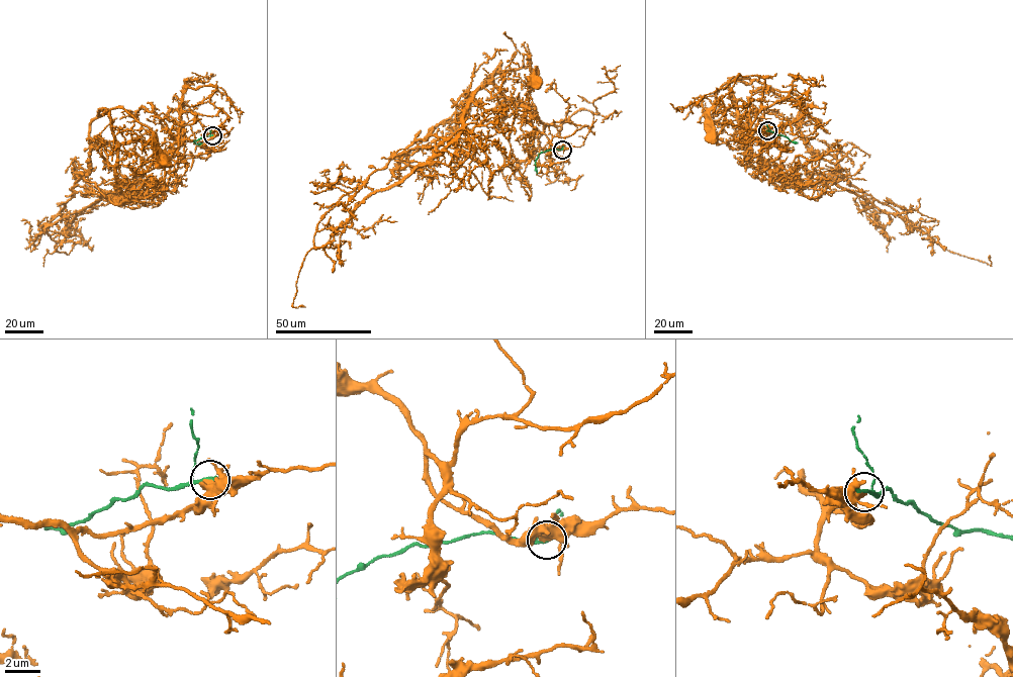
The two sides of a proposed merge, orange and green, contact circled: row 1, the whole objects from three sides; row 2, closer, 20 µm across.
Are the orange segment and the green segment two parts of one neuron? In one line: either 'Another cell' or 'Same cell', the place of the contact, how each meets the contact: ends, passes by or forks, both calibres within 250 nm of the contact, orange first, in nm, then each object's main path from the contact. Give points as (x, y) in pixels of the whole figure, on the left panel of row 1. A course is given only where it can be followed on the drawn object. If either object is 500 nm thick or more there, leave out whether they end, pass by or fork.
Another cell. Place: (212, 135). At the ring orange ends. At the ring green ends. Thickness 480 nm (orange) against 240 nm. Course of orange: (212, 135), (182, 139), (170, 152), (119, 142), (108, 110), (124, 108), (146, 125), (164, 162). Course of green: (212, 135), (194, 140), (196, 143), (202, 142)

